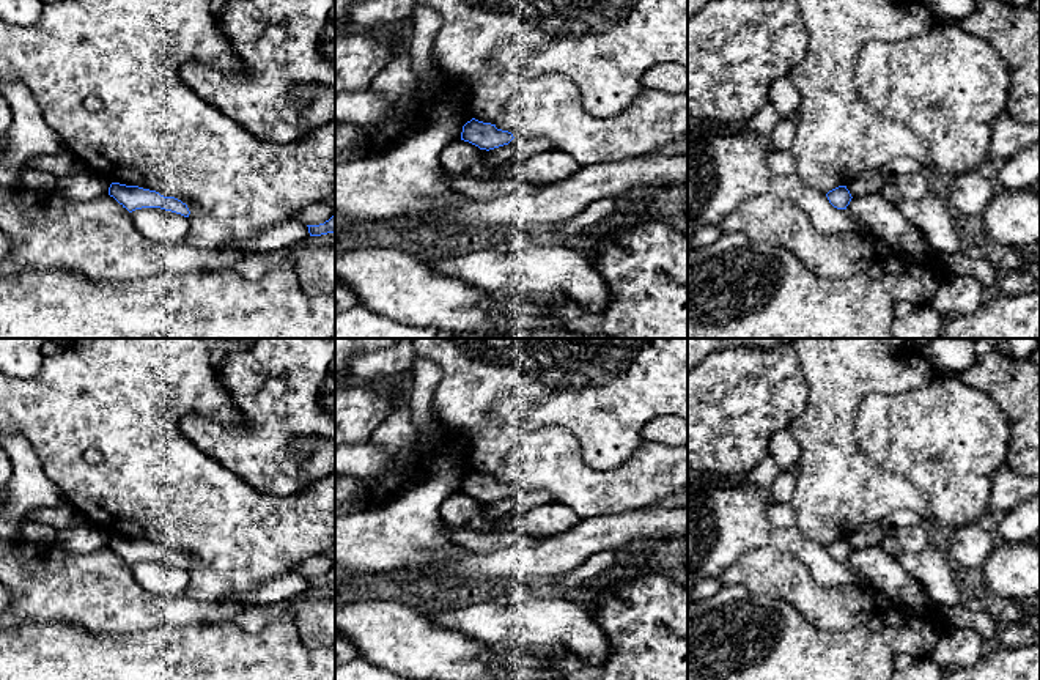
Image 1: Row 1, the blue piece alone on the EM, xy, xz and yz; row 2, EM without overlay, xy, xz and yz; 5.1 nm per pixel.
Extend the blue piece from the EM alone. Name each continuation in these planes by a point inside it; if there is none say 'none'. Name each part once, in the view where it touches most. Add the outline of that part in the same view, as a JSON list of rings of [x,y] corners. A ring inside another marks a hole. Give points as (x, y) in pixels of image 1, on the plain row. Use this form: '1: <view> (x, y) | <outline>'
none

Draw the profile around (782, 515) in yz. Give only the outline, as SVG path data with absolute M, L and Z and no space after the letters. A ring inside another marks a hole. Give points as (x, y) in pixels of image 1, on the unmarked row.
M769 502L769 521L782 529L796 527L796 515L790 504Z

